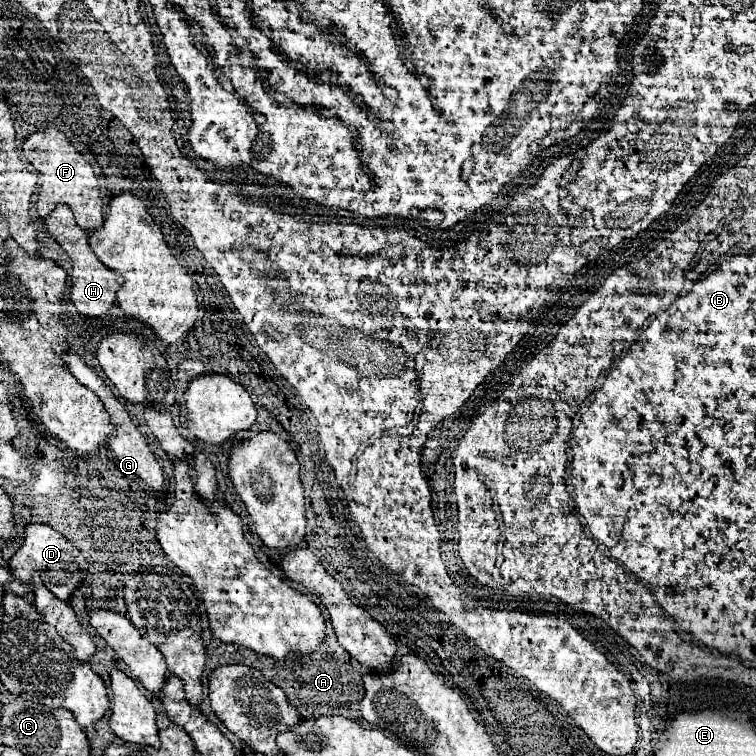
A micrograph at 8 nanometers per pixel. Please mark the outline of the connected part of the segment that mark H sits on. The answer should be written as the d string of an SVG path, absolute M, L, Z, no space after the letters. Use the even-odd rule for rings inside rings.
M59 204L47 218L45 224L49 228L49 232L55 236L55 240L59 242L59 246L69 254L71 264L73 264L73 276L71 276L71 300L75 304L75 308L85 314L85 316L101 316L105 314L113 304L115 304L115 294L117 290L123 286L123 278L121 274L113 272L111 268L103 266L103 262L93 254L91 246L89 246L89 234L85 230L81 230L75 224L73 212L69 210L69 206Z

